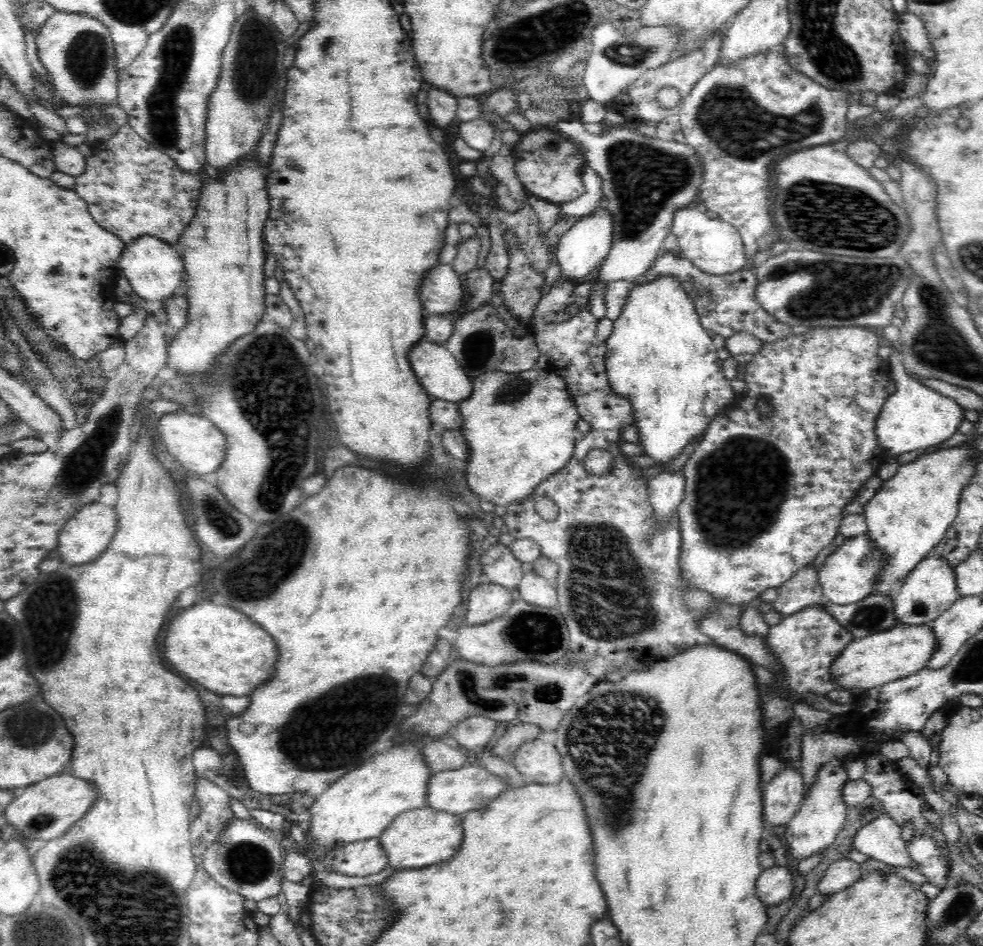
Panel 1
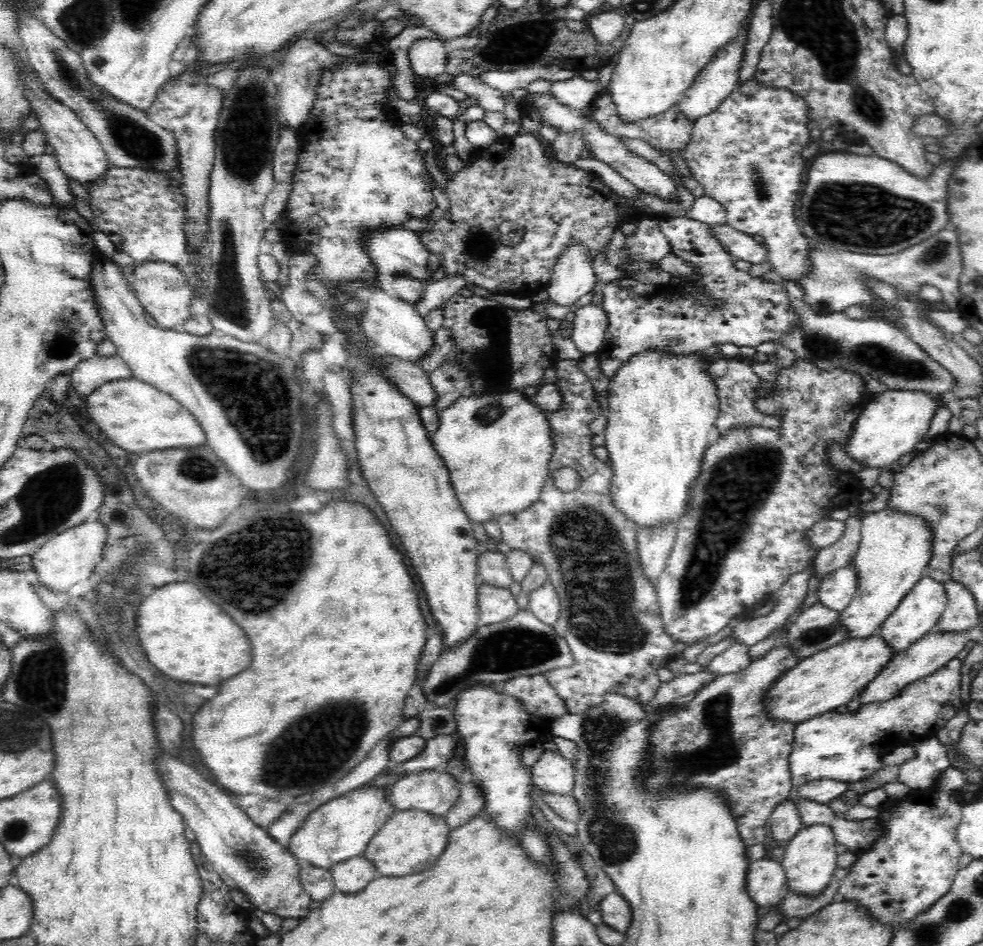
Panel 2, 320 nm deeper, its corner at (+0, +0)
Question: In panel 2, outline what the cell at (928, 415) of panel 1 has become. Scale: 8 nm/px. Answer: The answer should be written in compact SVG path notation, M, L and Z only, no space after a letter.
M886 389L862 409L850 436L841 447L852 460L864 467L886 467L892 462L904 461L914 453L930 426L930 420L940 408L940 402L935 399L936 396L921 390Z

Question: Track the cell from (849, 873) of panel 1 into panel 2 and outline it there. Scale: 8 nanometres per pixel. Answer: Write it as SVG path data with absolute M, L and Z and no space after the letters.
M834 877L828 888L820 896L788 893L774 908L778 908L785 919L792 918L792 916L803 919L832 903L840 885L840 879Z

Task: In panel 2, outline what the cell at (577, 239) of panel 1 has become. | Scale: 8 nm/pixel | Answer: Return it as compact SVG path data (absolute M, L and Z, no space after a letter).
M571 245L562 252L544 287L551 302L568 306L574 304L580 296L592 292L596 281L587 248L584 245Z

